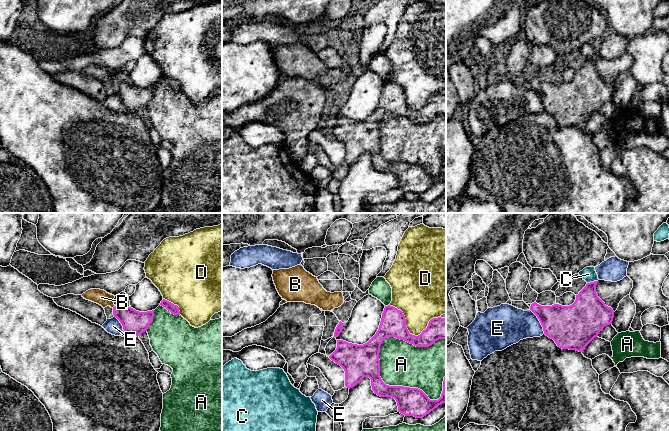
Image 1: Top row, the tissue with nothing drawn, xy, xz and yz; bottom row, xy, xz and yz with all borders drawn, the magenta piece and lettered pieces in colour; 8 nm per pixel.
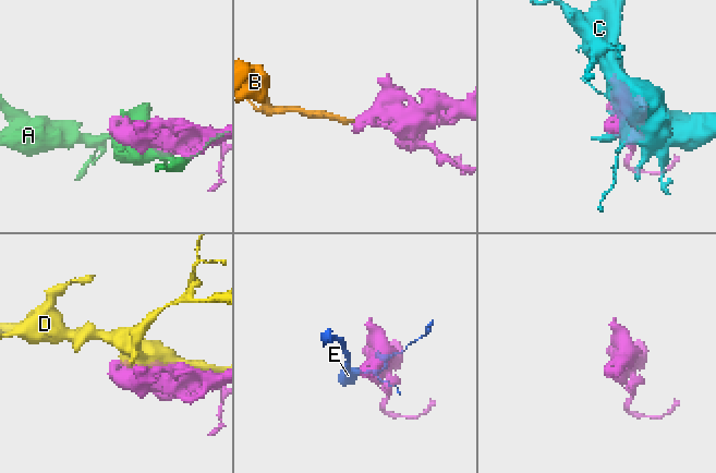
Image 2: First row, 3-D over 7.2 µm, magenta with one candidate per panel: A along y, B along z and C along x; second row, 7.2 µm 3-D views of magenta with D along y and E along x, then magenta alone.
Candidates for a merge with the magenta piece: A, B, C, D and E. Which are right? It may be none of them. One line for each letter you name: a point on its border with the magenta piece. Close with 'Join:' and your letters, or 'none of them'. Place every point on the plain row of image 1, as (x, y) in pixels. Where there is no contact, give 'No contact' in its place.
B: No contact
Join: B

